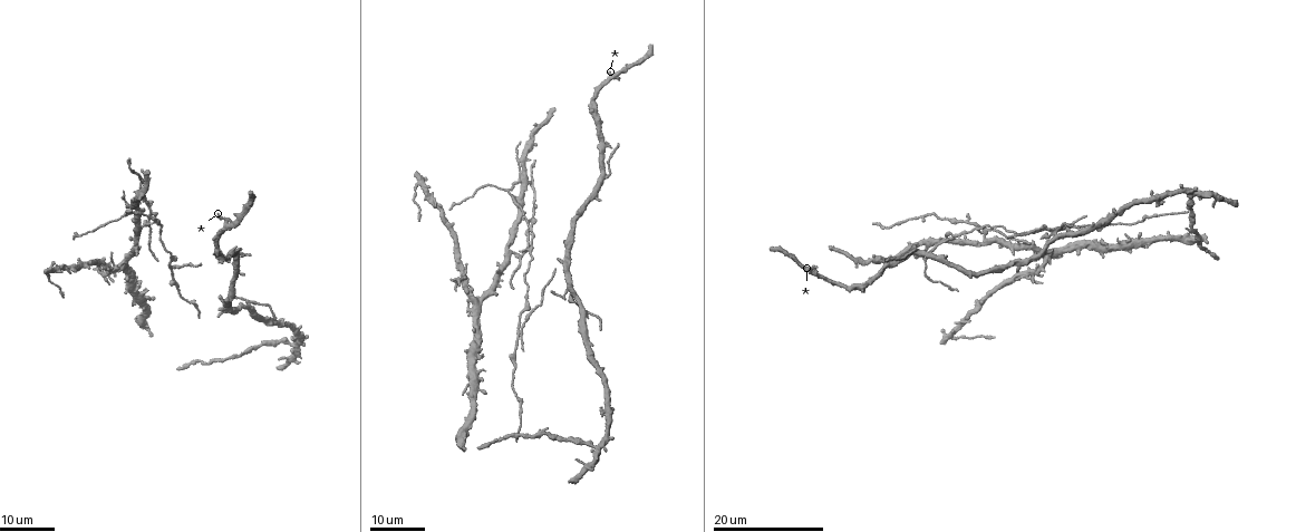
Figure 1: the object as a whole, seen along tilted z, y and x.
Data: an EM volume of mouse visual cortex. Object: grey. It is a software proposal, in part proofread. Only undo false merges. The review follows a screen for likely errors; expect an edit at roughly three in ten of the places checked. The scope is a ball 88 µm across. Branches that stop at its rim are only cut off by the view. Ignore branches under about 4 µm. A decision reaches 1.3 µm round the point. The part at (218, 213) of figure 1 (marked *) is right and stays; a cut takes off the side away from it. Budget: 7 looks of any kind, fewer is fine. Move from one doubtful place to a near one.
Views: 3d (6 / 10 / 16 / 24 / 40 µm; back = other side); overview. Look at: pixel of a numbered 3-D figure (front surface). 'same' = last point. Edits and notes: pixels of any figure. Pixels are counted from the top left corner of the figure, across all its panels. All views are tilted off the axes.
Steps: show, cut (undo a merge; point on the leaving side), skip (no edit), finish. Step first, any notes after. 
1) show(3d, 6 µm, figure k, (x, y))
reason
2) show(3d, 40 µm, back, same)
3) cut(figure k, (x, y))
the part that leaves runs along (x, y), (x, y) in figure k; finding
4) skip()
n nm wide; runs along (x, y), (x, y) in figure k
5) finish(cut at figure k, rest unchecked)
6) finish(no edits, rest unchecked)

show(3d, 24 µm, figure 1, (471, 308))

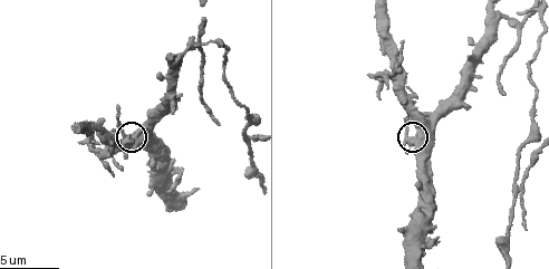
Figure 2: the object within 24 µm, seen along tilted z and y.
show(3d, 10 µm, figure 2, (412, 140))

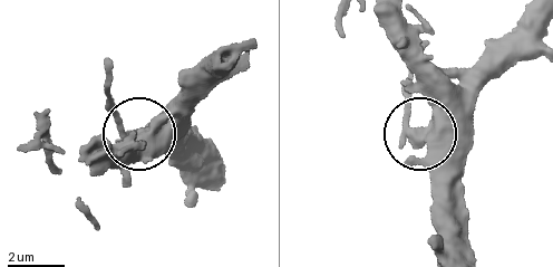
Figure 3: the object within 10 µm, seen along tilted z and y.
skip()
all the same neuron

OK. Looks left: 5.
show(3d, 16 µm, figure 2, (106, 157))

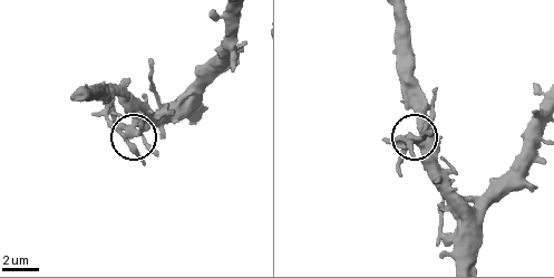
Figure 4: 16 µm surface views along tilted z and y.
skip()
continuous, no second neuron

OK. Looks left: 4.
show(3d, 24 µm, figure 1, (521, 160))
three-way junction

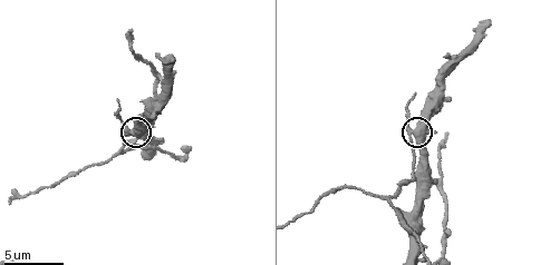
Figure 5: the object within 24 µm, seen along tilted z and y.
show(3d, 6 µm, figure 5, (416, 130))

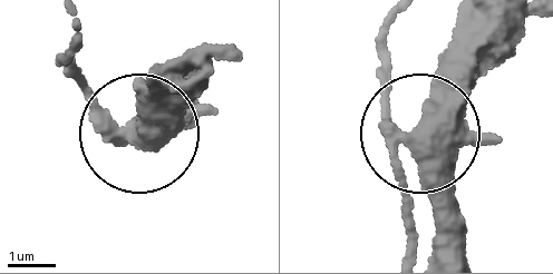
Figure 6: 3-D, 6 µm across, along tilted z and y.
cut(figure 6, (78, 75))
440 nm wide; the part that leaves runs along (403, 137), (391, 167), (413, 253) in figure 6; two neurons meet here

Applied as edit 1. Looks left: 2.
finish(cut at figure 6, rest unchecked)

